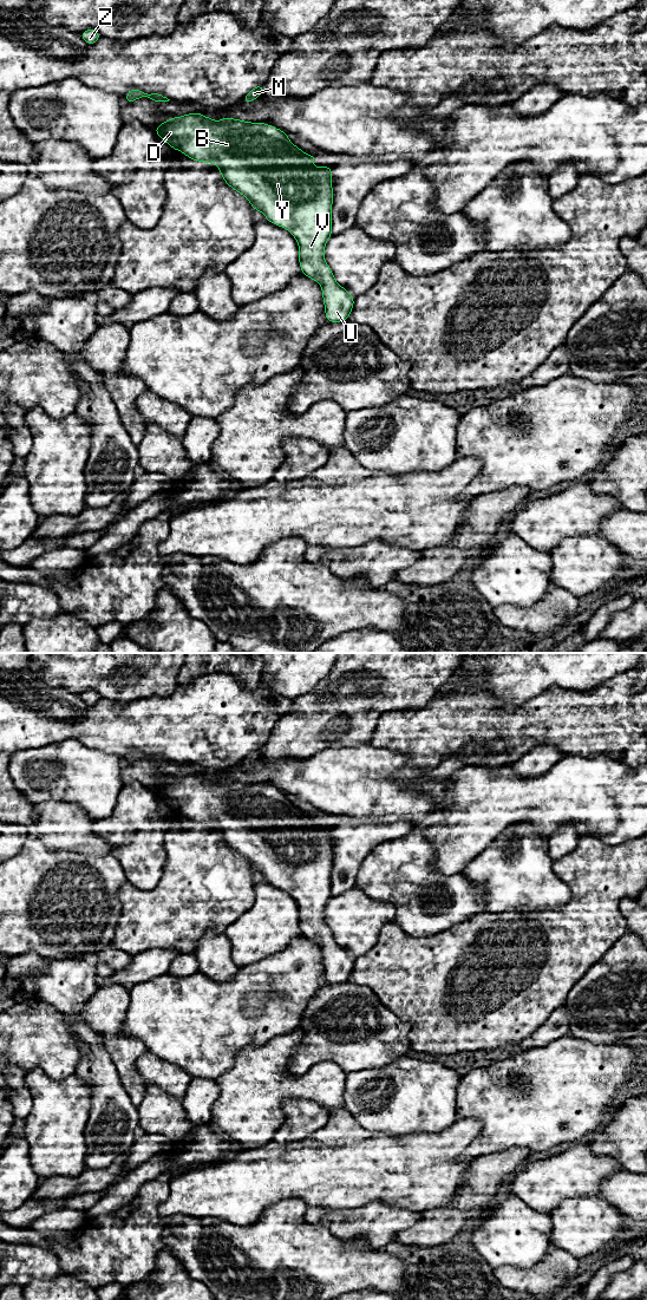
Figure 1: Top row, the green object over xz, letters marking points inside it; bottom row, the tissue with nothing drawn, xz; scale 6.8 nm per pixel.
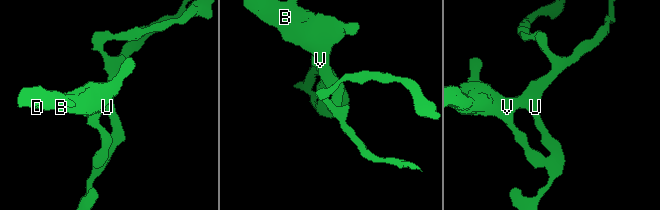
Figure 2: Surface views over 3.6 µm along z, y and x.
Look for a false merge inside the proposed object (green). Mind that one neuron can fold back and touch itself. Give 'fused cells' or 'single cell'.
single cell

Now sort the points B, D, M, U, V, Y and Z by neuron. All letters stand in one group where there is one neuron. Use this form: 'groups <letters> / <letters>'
groups B D M U V Y Z

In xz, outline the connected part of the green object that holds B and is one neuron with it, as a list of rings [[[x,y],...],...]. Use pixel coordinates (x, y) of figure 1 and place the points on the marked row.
[[[195,112],[168,119],[153,131],[174,150],[181,151],[190,159],[216,164],[224,182],[242,194],[254,210],[263,213],[266,221],[288,230],[299,244],[301,273],[321,286],[327,322],[342,322],[349,319],[354,298],[335,281],[324,256],[326,242],[332,236],[332,166],[312,166],[315,155],[305,153],[290,142],[286,132],[267,123],[251,123],[231,117],[213,120],[210,117]]]

